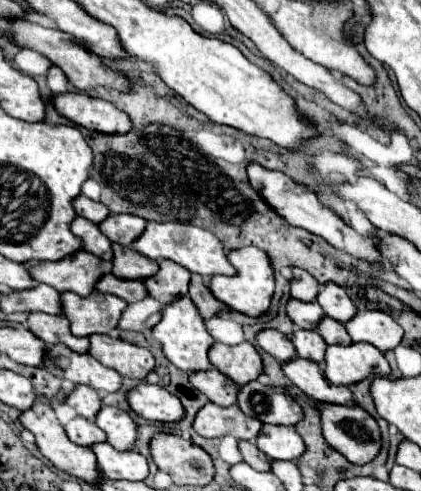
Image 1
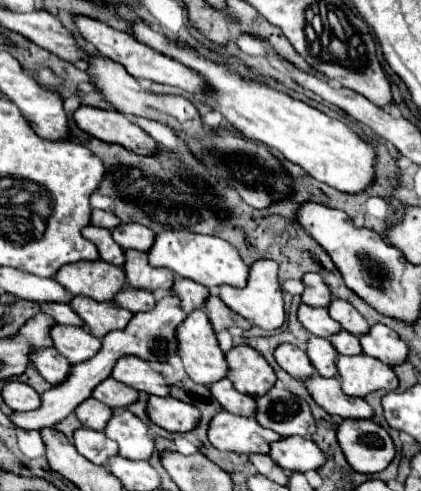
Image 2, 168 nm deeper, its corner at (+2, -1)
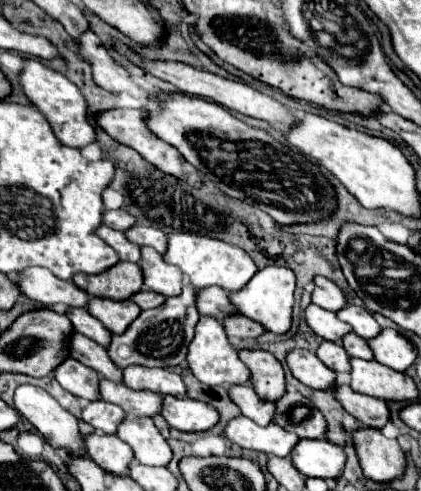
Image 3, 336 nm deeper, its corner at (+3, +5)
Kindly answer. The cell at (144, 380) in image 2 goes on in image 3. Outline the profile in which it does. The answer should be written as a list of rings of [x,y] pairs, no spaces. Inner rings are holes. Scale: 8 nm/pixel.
[[[126,366],[122,370],[124,384],[134,390],[152,390],[156,394],[186,396],[186,386],[182,378],[164,368],[144,368],[144,366]]]

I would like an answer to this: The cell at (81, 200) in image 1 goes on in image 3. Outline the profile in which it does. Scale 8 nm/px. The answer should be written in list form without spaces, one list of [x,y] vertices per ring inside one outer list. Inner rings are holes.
[[[106,210],[104,216],[102,216],[102,224],[124,232],[126,228],[130,228],[134,224],[134,216],[130,216],[124,210]]]

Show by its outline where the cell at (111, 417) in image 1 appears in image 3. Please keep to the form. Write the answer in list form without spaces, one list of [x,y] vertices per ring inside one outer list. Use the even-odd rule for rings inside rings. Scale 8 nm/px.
[[[126,416],[118,424],[116,436],[132,448],[134,458],[140,464],[166,466],[172,458],[172,450],[170,450],[168,442],[164,440],[164,436],[154,426],[152,418],[146,418],[146,416],[130,418],[130,416]]]

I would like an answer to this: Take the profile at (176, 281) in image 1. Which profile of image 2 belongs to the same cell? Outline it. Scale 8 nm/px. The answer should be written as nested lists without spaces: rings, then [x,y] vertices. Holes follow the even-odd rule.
[[[185,278],[175,280],[173,294],[181,300],[181,306],[187,314],[191,314],[191,310],[203,308],[203,302],[209,298],[209,290],[205,286],[199,286],[197,282],[191,282]]]

